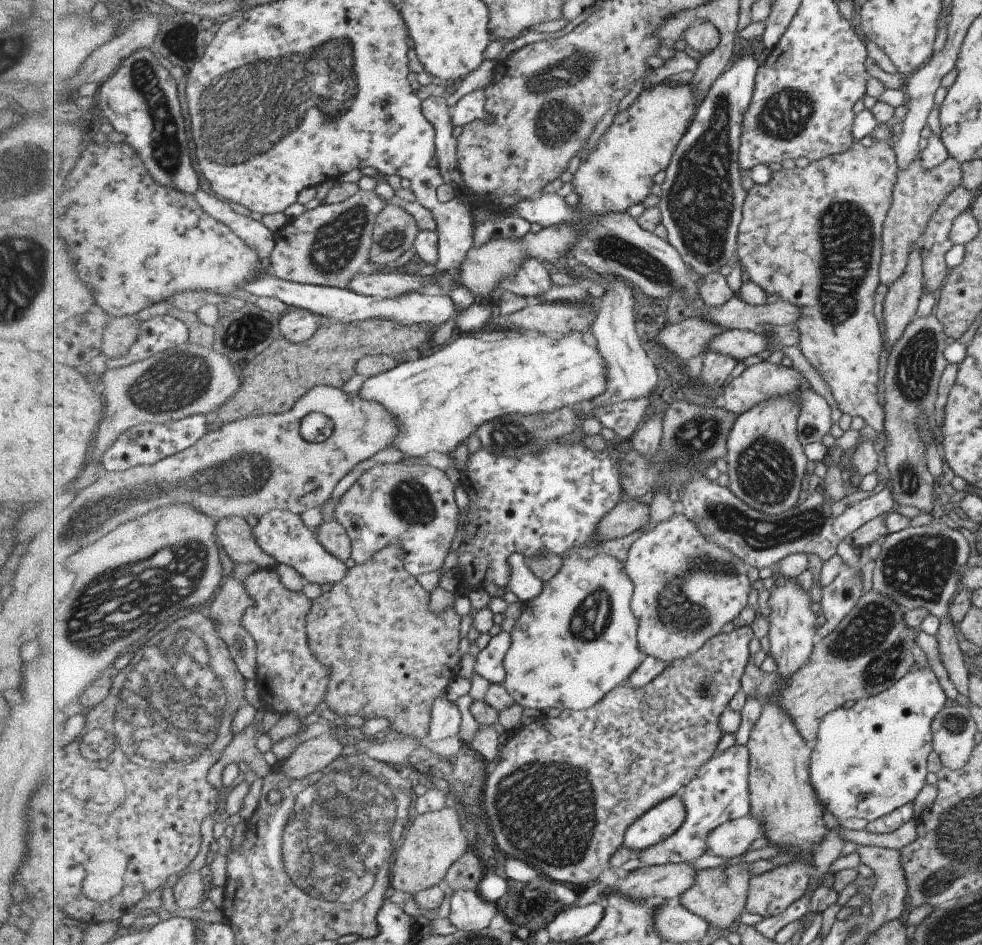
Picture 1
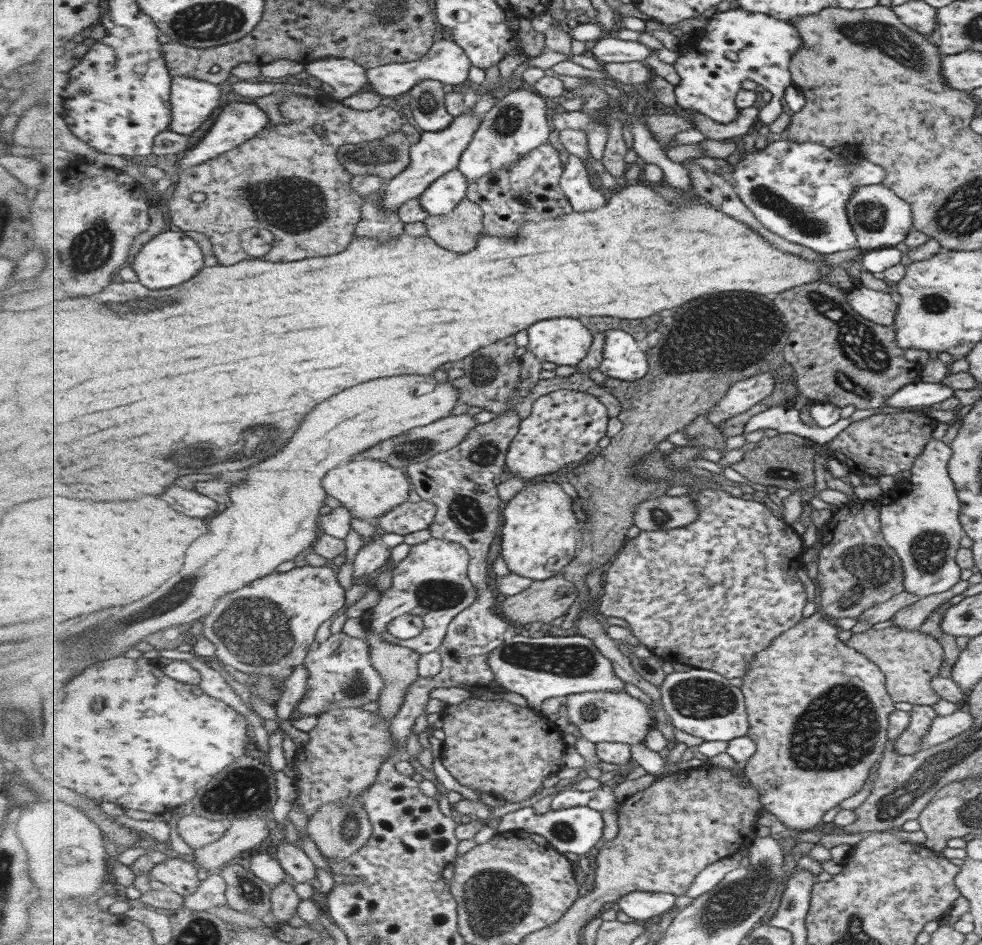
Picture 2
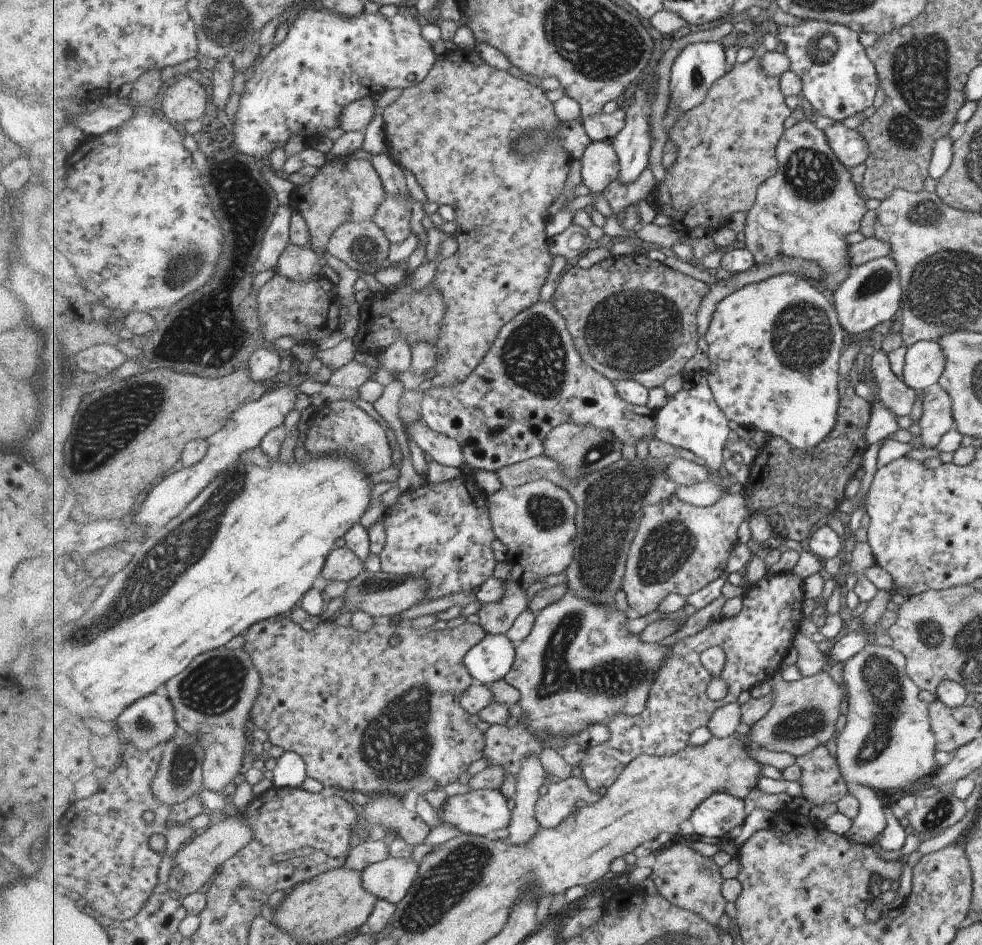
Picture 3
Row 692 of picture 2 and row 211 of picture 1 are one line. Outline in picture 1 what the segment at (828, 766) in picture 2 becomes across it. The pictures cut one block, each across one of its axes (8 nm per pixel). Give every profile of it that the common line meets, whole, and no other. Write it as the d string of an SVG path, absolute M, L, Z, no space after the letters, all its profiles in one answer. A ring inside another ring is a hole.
M876 140L869 148L855 142L855 144L851 144L849 150L811 161L806 168L775 170L767 184L754 184L751 188L751 192L747 196L745 212L743 212L743 224L739 226L739 260L743 270L757 286L762 287L769 295L778 294L779 300L793 302L801 310L801 318L796 324L801 332L800 351L826 383L838 410L850 417L860 417L865 422L866 430L870 434L883 431L885 418L883 409L877 404L879 354L883 348L883 339L881 330L876 325L875 314L873 314L873 294L875 294L877 285L880 284L878 273L881 263L881 224L889 210L892 189L896 180L896 168L895 154L890 141Z

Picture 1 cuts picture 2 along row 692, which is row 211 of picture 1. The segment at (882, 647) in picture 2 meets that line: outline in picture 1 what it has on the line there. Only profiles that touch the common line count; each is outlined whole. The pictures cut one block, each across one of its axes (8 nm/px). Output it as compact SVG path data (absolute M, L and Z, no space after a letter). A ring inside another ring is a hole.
M917 156L905 170L899 170L897 167L895 176L889 210L881 224L881 263L879 264L878 280L881 285L887 286L895 282L905 270L909 252L911 252L911 244L918 242L931 214L959 186L961 166L952 157L948 157L935 168L923 168L921 158Z

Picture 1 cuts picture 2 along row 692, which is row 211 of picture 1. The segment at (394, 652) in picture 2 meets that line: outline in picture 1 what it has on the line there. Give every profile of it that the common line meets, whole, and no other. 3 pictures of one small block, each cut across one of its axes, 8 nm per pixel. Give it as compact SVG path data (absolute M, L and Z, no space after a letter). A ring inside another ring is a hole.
M387 206L378 217L374 230L371 262L379 266L394 264L401 254L414 248L419 232L419 224L413 214L404 208Z

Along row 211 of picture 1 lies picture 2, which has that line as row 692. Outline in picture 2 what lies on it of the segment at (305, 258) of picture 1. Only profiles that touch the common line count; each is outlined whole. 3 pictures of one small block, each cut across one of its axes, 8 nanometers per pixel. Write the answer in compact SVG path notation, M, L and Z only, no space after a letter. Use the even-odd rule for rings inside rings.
M340 632L331 635L325 642L310 651L303 664L309 672L307 690L302 702L294 706L292 718L302 715L320 715L337 703L341 707L360 707L377 701L386 690L384 678L372 662L369 646L363 639L353 638Z

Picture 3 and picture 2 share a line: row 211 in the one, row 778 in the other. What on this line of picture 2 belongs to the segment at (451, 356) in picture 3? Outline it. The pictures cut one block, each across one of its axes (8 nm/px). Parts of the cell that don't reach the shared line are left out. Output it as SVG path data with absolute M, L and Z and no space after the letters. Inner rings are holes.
M469 698L465 702L459 704L447 704L445 710L442 713L441 718L442 730L445 731L445 740L443 740L443 750L442 750L442 765L448 772L463 786L471 788L476 792L476 794L489 794L497 799L505 799L510 802L523 802L531 796L535 796L543 788L543 782L557 774L561 769L564 768L563 756L561 754L564 745L559 741L563 733L559 730L559 726L555 724L554 720L549 719L548 716L540 714L538 710L533 710L531 706L517 706L513 702L507 702L507 700L479 700L479 698Z

